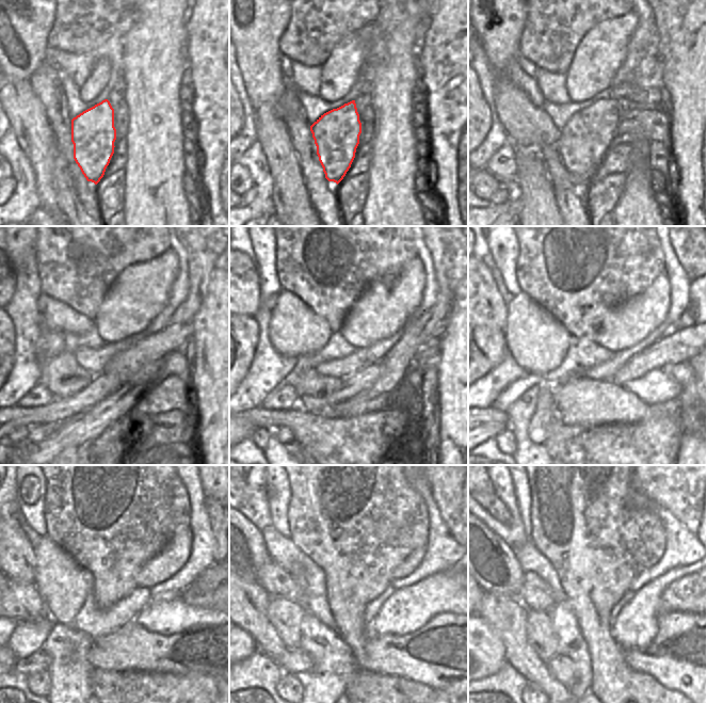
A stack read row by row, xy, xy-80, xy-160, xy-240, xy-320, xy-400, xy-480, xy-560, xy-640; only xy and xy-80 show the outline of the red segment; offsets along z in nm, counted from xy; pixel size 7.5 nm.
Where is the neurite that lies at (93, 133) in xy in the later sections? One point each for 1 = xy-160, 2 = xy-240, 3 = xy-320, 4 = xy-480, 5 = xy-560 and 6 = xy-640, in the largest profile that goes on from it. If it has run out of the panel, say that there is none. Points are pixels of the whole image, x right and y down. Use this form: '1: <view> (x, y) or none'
1: xy-160 (585, 138)
2: xy-240 (124, 365)
3: xy-320 (438, 329)
4: xy-480 (207, 498)
5: xy-560 (446, 486)
6: xy-640 (678, 486)

